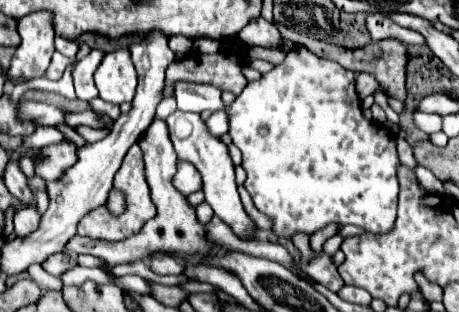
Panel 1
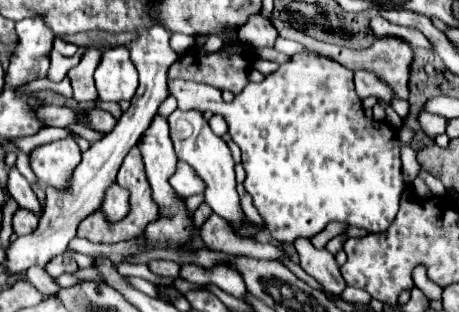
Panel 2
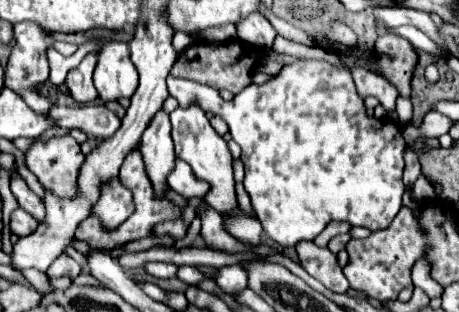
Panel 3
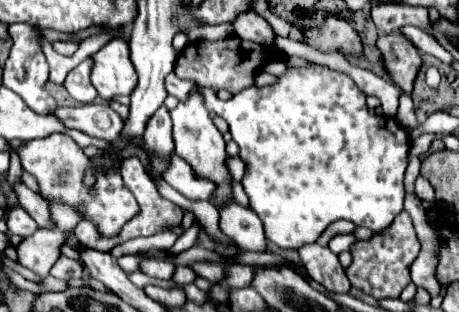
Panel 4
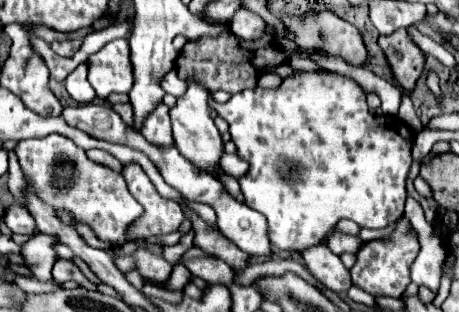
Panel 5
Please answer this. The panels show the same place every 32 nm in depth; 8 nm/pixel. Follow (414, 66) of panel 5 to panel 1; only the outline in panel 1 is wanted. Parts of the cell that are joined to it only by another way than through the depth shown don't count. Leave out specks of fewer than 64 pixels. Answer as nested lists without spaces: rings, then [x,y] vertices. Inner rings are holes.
[[[388,38],[388,40],[376,40],[372,42],[370,46],[366,48],[340,48],[340,46],[334,46],[334,44],[326,44],[326,42],[320,42],[320,40],[312,40],[308,44],[308,48],[318,54],[318,56],[324,56],[324,58],[330,58],[330,60],[336,60],[338,64],[342,64],[344,68],[348,70],[354,70],[354,72],[368,72],[372,74],[380,86],[384,86],[388,90],[388,96],[392,98],[406,98],[406,64],[408,64],[408,46],[400,40],[394,40],[394,38]]]

